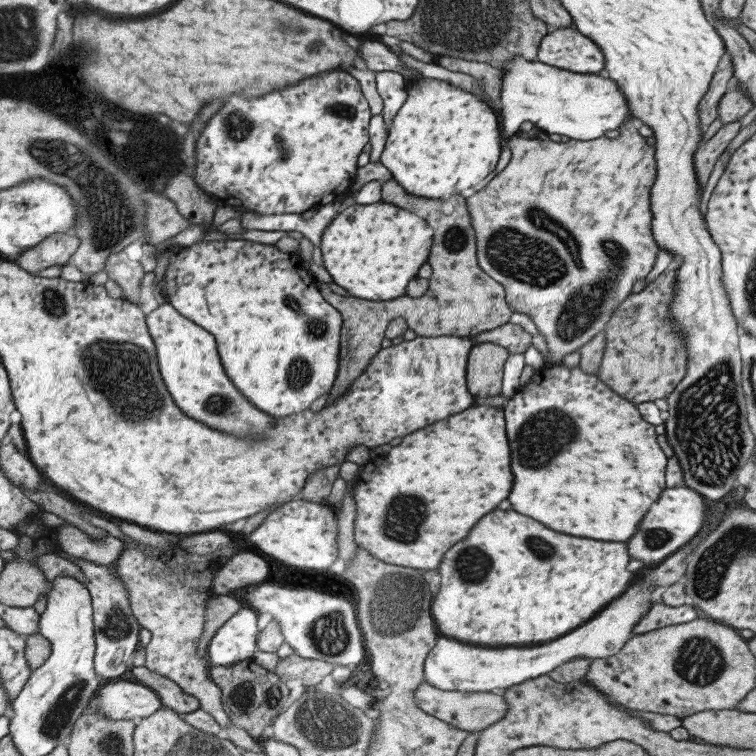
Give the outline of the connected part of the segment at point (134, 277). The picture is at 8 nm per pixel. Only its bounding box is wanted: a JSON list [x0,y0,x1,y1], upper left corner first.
[105,251,144,304]

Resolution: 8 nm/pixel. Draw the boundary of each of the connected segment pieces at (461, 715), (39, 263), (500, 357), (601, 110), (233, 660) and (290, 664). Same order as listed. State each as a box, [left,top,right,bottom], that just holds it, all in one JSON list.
[[414,681,509,732],[13,234,80,271],[467,343,506,400],[498,56,633,140],[207,606,257,667],[275,654,333,686]]

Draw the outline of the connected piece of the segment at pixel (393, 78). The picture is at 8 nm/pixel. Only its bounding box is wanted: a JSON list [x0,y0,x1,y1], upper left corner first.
[376,71,409,130]

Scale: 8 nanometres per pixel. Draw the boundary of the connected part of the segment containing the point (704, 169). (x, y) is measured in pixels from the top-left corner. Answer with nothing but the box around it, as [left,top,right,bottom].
[694,121,742,196]

